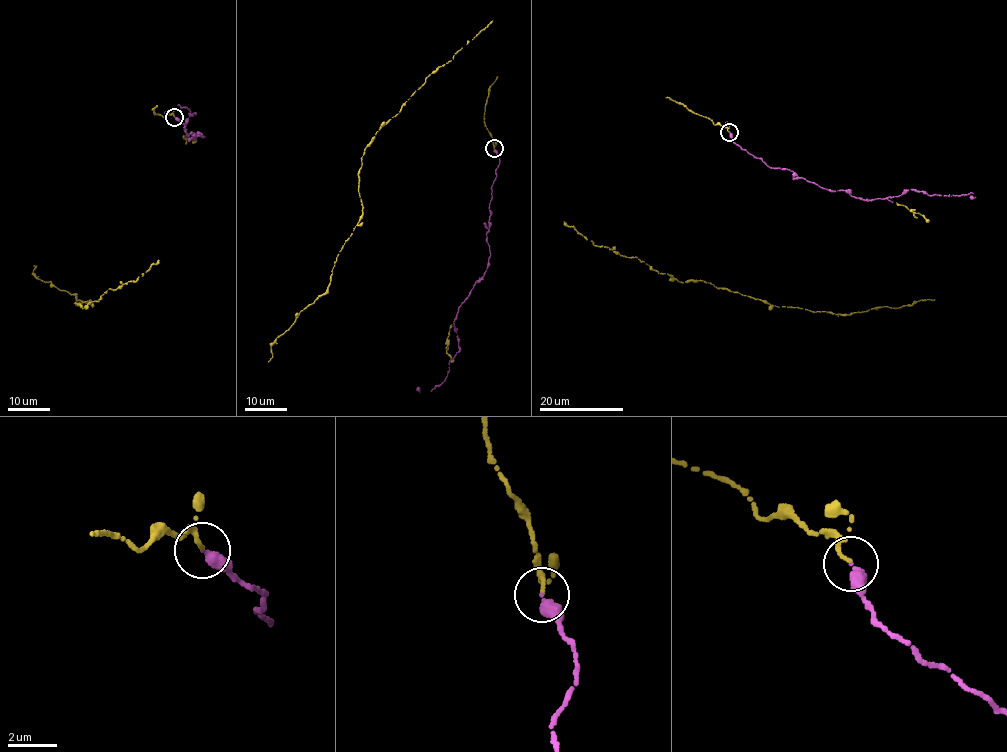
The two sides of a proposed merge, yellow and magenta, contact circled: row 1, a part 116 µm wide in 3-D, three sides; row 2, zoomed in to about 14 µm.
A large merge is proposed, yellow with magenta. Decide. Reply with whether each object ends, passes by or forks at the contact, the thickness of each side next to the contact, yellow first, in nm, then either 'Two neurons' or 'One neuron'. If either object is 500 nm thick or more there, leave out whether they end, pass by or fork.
At the ring yellow ends. At the ring magenta ends. Thickness 160 nm (yellow) against 360 nm. One neuron

